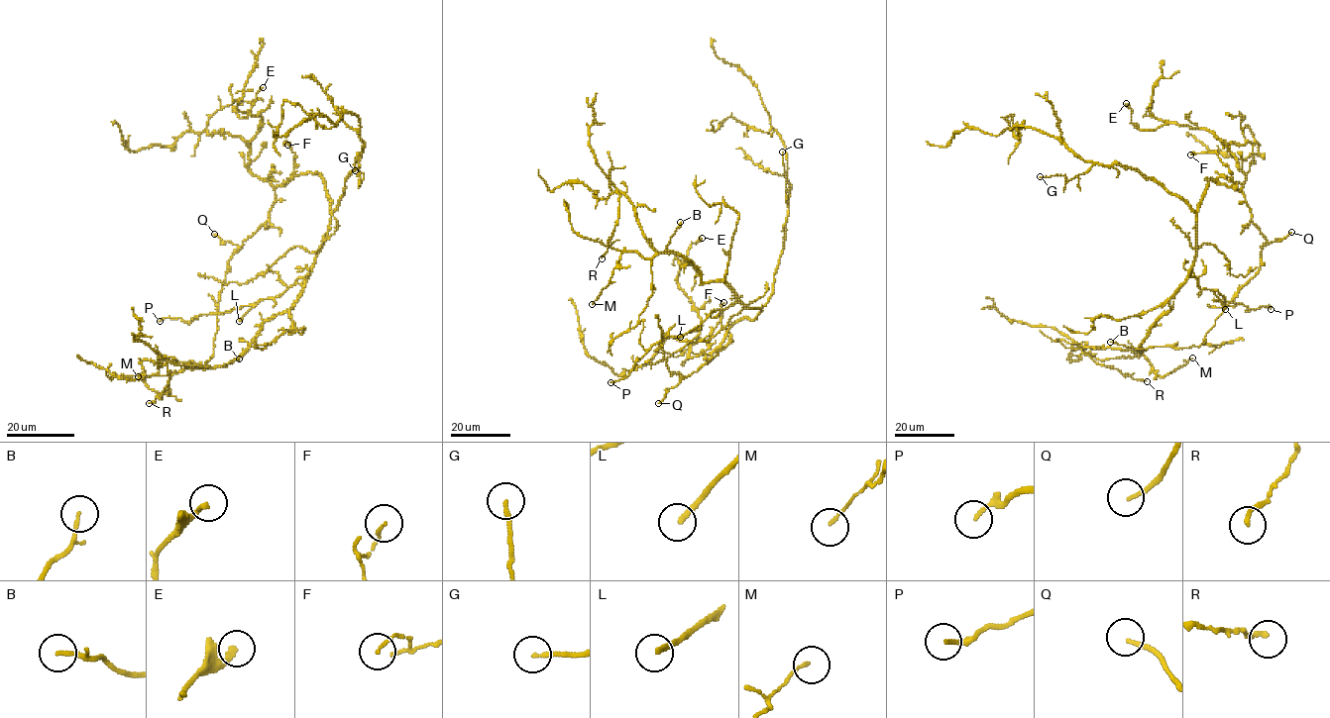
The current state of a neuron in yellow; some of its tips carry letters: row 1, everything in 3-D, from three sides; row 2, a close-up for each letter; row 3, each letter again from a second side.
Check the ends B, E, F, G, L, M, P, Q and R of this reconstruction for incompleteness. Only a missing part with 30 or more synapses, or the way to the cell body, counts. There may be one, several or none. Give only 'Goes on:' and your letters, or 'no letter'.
Goes on: L, P

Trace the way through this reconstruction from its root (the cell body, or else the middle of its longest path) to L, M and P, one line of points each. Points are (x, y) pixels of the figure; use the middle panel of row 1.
L: (756, 308), (737, 302), (713, 311), (680, 337)
M: (756, 308), (723, 281), (703, 282), (676, 253), (645, 258), (636, 252), (621, 253), (592, 304)
P: (756, 308), (737, 302), (713, 311), (698, 330), (675, 337), (665, 336), (655, 343), (626, 376), (610, 382)

